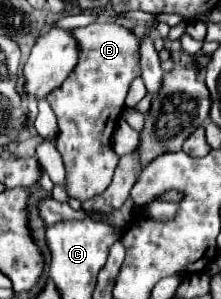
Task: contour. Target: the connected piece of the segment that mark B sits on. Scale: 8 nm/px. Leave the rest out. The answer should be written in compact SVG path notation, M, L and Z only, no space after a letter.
M93 22L85 28L75 28L73 34L81 46L79 62L67 80L47 96L47 102L59 122L55 146L67 170L67 192L71 198L85 202L105 192L119 162L111 148L111 134L125 108L131 82L141 76L141 38L115 22Z

